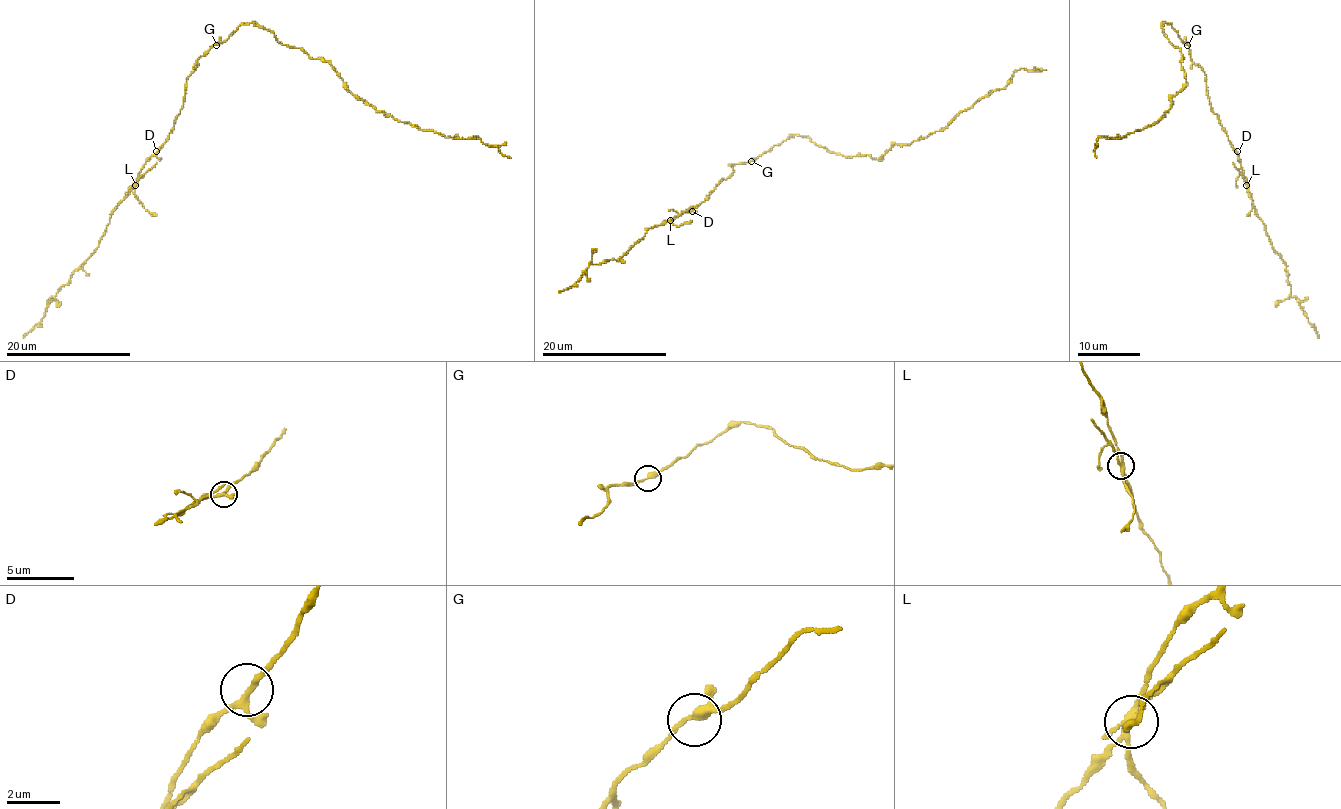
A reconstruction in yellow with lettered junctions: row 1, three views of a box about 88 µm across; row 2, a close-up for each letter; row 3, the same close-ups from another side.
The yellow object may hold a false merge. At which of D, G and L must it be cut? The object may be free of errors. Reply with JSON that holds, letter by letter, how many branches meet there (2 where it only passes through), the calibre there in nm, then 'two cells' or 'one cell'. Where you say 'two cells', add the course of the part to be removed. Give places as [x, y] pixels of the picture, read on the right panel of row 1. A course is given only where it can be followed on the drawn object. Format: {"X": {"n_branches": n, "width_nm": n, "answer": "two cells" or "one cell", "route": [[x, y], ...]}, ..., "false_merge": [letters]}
{"D": {"n_branches": 3, "width_nm": 200, "answer": "one cell"}, "G": {"n_branches": 3, "width_nm": 240, "answer": "one cell"}, "L": {"n_branches": 3, "width_nm": 200, "answer": "two cells", "route": [[1247, 184], [1253, 206], [1247, 216]]}, "false_merge": ["L"]}

